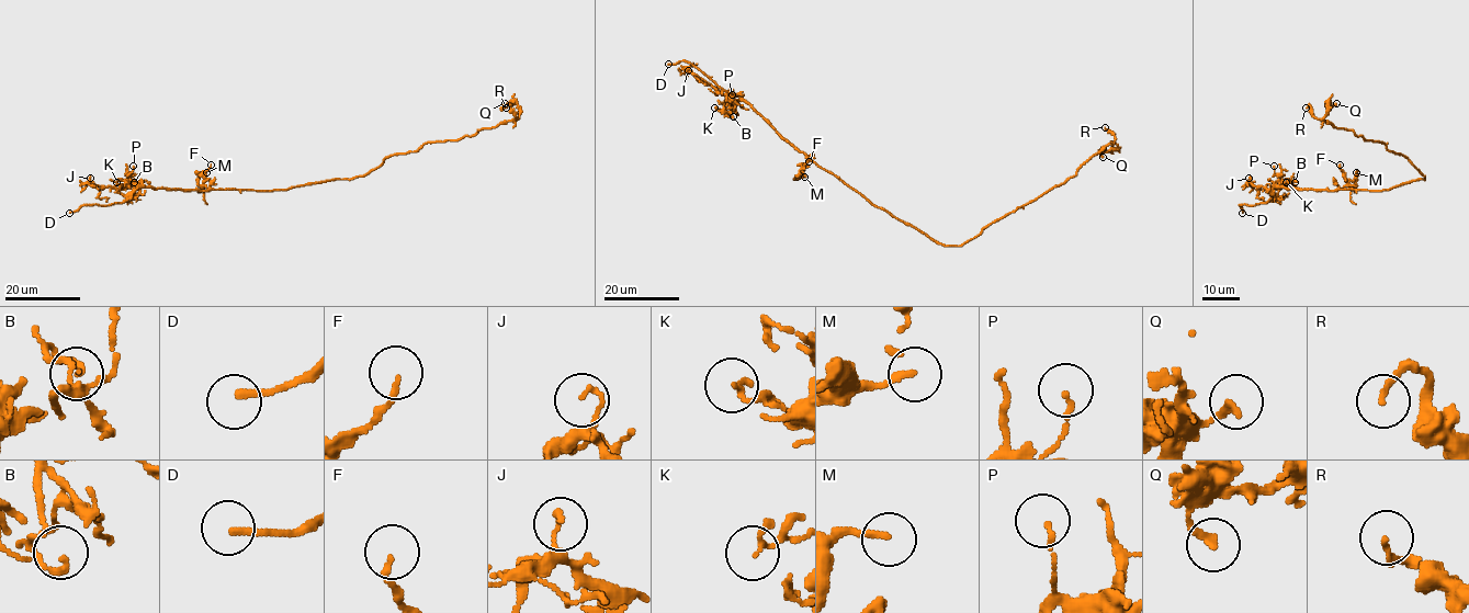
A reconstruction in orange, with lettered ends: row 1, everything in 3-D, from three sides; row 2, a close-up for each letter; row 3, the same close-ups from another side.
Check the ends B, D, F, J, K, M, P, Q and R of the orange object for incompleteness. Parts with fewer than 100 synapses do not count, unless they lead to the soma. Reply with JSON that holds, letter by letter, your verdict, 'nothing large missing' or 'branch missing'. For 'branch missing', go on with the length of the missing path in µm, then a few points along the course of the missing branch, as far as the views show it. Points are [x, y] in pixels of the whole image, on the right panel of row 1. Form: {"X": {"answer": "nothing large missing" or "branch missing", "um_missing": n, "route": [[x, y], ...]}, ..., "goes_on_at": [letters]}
{"B": {"answer": "nothing large missing"}, "D": {"answer": "branch missing", "um_missing": 60, "route": [[1242, 213], [1254, 205], [1269, 207], [1304, 233], [1317, 224], [1320, 226]]}, "F": {"answer": "nothing large missing"}, "J": {"answer": "nothing large missing"}, "K": {"answer": "nothing large missing"}, "M": {"answer": "nothing large missing"}, "P": {"answer": "nothing large missing"}, "Q": {"answer": "nothing large missing"}, "R": {"answer": "nothing large missing"}, "goes_on_at": ["D"]}

